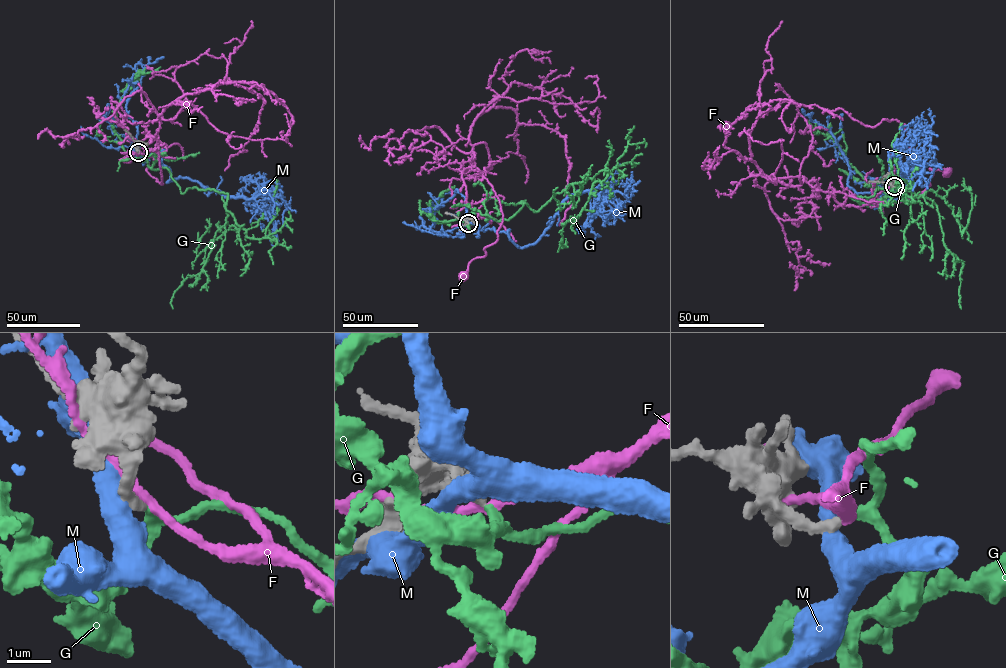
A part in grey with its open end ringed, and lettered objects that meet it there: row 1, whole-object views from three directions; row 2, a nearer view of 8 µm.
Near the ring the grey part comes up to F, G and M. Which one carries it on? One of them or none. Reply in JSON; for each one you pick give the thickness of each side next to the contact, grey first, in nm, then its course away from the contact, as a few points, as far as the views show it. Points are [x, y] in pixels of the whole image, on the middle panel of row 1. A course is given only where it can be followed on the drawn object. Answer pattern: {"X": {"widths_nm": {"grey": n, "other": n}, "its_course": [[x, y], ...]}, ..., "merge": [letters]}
{"G": {"widths_nm": {"grey": 240, "other": 190}, "its_course": [[468, 223], [475, 210], [499, 221], [525, 203], [537, 211], [593, 178], [563, 247]]}, "merge": ["G"]}

